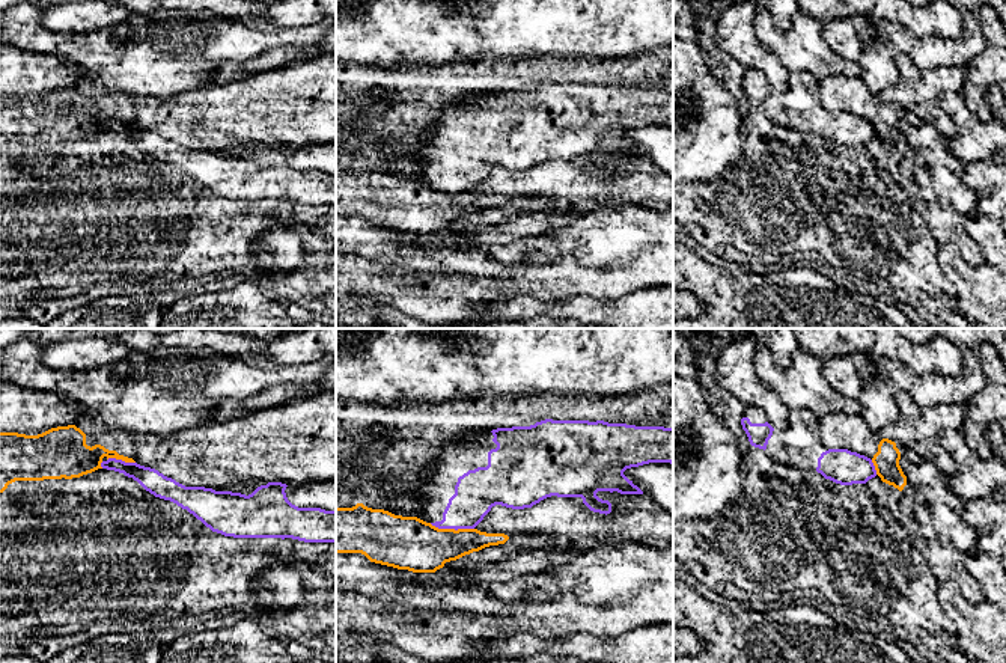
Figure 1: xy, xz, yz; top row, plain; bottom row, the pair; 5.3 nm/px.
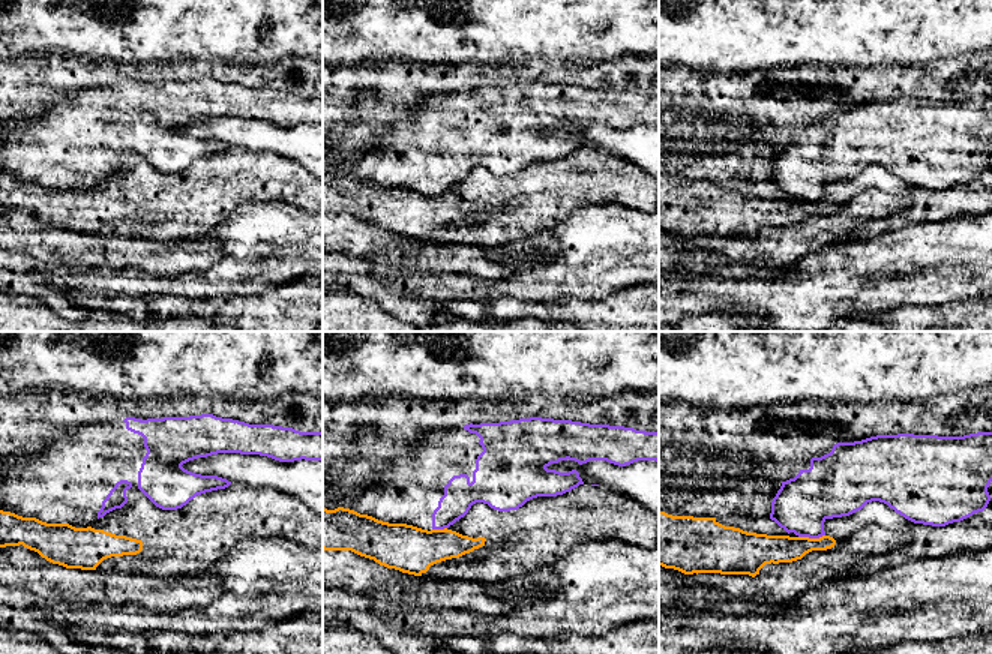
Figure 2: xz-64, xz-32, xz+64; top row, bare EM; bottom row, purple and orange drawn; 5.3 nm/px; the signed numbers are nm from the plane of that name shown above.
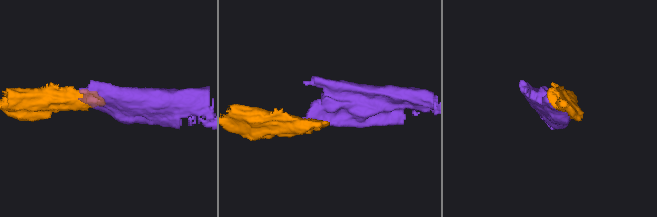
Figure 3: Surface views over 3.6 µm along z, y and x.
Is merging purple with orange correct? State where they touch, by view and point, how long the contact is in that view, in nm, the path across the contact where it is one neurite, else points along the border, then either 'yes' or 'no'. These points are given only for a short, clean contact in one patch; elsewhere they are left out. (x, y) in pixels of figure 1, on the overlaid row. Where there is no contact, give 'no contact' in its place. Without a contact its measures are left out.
xz (452, 528) | 240 nm | along xz (429, 523), (438, 528), (473, 529) | no

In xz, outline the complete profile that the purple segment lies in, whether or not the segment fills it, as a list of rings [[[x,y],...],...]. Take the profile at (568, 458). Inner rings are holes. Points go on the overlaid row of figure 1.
[[[545,419],[530,426],[470,431],[446,446],[423,473],[408,473],[422,478],[420,496],[392,494],[386,511],[458,530],[474,529],[495,505],[524,509],[557,496],[581,497],[590,511],[607,515],[611,503],[596,493],[643,494],[623,472],[649,463],[673,464],[673,428]]]

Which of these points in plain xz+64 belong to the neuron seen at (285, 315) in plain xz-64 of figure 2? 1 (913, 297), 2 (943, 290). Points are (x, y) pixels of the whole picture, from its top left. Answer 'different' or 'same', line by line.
1: different
2: different

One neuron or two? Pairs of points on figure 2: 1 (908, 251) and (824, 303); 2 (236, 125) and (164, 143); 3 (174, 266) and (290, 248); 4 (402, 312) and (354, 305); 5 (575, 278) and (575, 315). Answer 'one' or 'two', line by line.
1: one
2: two
3: two
4: two
5: two

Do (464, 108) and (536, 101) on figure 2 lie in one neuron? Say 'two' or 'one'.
one

